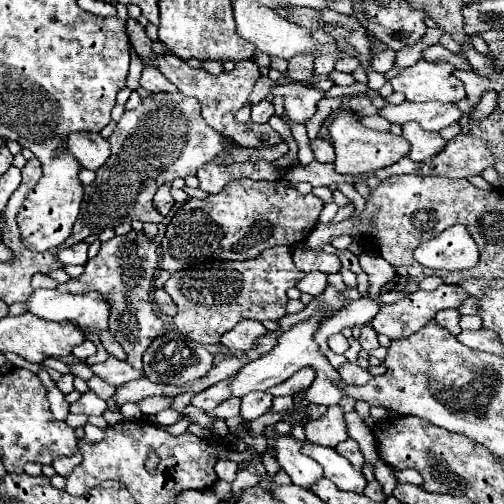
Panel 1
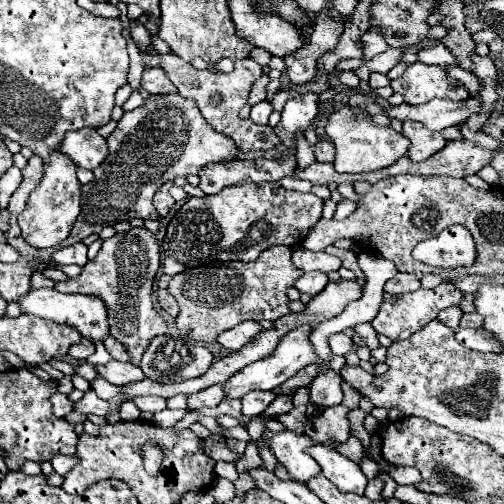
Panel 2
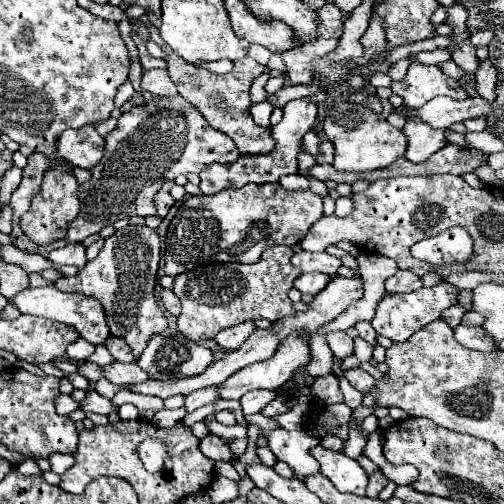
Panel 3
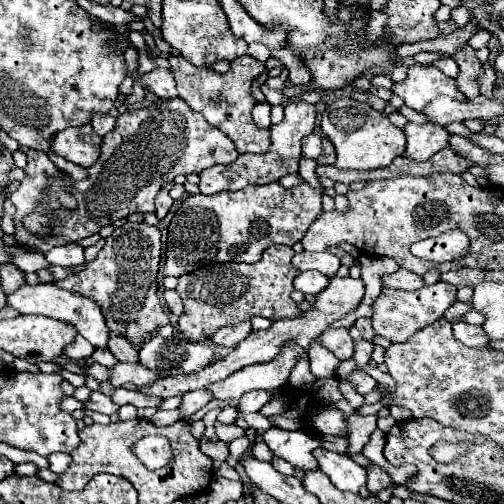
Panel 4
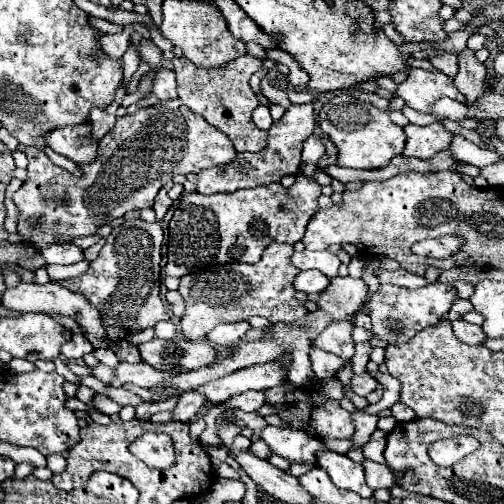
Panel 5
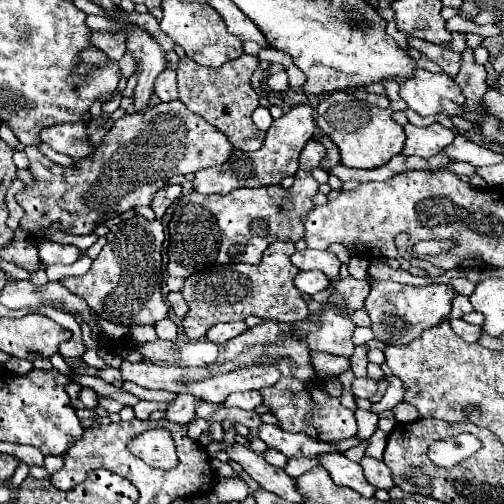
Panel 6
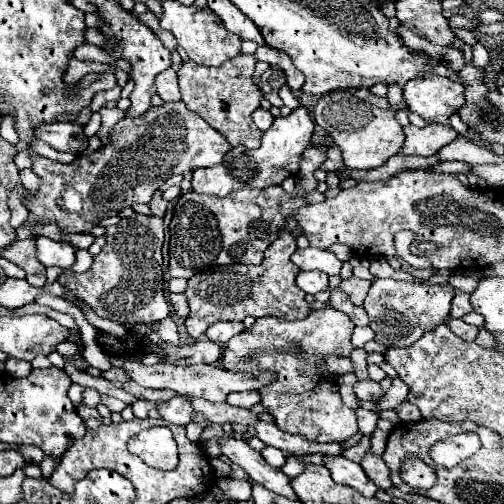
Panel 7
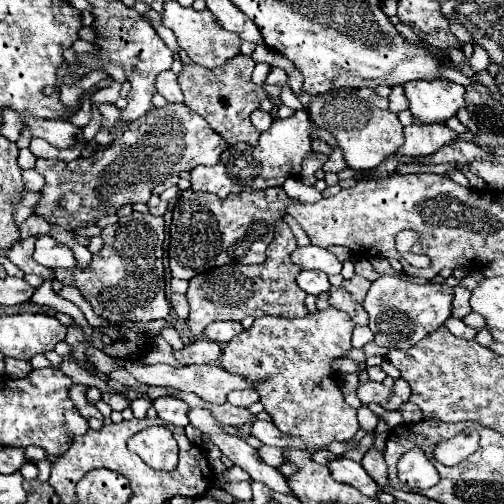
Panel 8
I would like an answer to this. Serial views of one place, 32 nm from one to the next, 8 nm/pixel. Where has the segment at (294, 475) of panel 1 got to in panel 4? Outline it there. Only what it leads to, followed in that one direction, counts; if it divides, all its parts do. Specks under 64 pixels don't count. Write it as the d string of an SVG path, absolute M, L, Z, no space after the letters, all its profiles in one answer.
M272 426L262 432L262 438L270 446L274 456L288 460L294 468L302 468L304 472L318 468L312 454L316 448L322 448L318 436L312 436L304 430L282 430Z

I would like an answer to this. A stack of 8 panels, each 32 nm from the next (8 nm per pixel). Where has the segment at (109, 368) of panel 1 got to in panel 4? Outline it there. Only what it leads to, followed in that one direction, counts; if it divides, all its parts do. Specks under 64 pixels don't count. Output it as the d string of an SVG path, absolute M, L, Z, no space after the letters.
M118 362L112 370L112 376L110 376L110 384L112 386L124 386L128 382L136 384L136 386L148 386L156 380L160 380L160 376L156 372L152 372L150 368L142 366L142 364L122 364Z

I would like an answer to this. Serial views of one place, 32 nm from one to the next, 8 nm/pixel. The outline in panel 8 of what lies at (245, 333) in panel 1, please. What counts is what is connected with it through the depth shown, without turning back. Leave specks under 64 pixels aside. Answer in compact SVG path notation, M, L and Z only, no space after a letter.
M212 322L204 330L204 336L214 340L214 342L218 342L218 344L226 344L228 340L232 340L240 332L242 332L242 324L240 322Z

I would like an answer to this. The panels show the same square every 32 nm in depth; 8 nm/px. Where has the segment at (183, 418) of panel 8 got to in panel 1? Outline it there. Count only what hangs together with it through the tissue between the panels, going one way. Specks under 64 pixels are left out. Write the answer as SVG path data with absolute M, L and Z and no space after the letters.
M230 378L224 380L224 382L218 382L216 386L210 386L210 388L202 390L198 394L194 394L194 398L190 400L190 404L196 406L196 408L200 408L200 410L212 410L212 408L216 408L222 400L230 398L228 384L230 384Z

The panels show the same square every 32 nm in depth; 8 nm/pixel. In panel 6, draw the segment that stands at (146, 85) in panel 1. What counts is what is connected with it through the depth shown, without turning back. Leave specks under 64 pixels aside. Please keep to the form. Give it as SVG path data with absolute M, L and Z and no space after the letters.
M164 70L160 72L160 76L156 78L154 84L154 92L160 96L162 102L172 102L178 100L178 84L176 84L176 72L174 70Z

